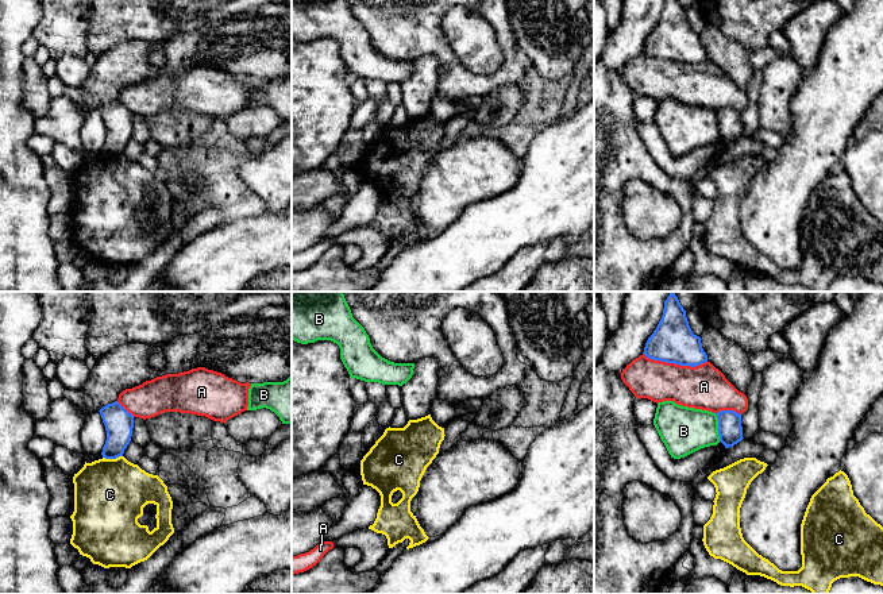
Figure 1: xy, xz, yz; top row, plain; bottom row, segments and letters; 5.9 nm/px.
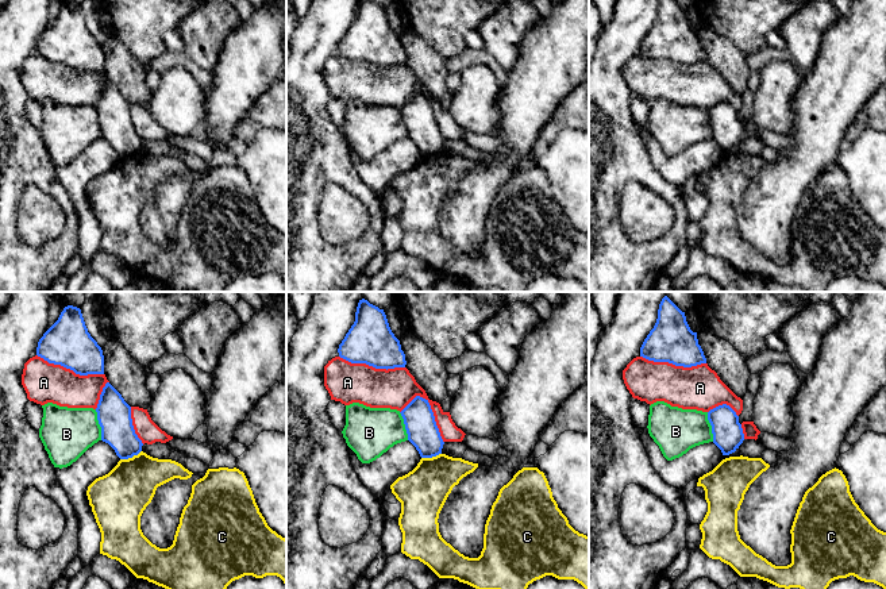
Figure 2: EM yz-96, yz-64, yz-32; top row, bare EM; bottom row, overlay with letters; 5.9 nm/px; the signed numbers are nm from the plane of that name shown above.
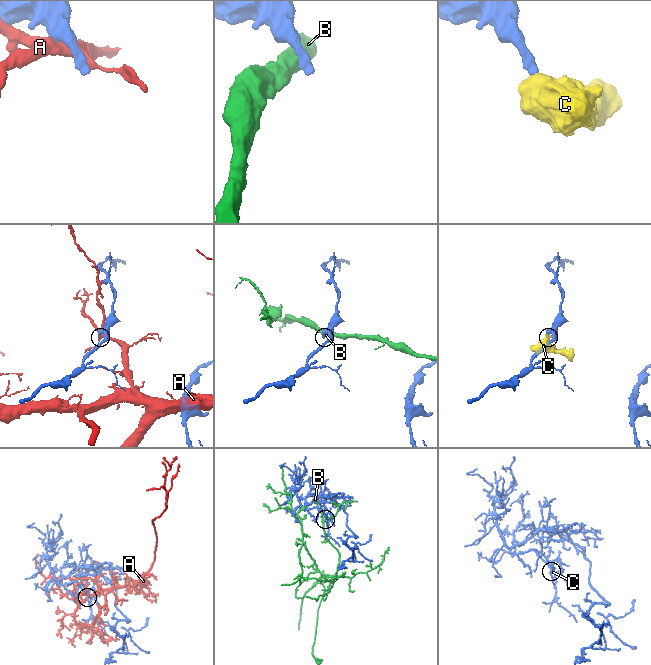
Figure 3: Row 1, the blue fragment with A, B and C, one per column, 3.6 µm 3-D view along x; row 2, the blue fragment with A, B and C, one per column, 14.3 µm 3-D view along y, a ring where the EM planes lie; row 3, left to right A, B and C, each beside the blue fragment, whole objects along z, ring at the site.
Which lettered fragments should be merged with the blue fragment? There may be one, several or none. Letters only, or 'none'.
none

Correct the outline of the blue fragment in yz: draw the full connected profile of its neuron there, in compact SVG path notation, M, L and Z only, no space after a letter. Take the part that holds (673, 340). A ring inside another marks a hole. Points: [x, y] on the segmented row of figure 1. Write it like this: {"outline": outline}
{"outline": "M674 292L664 301L663 316L648 338L644 352L647 358L680 366L699 366L707 362L701 338L694 335L686 310Z"}

